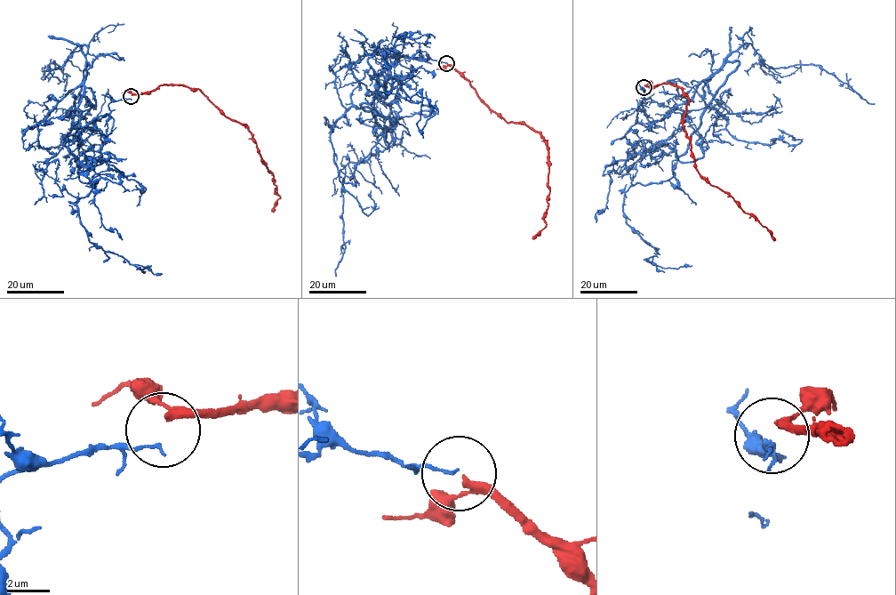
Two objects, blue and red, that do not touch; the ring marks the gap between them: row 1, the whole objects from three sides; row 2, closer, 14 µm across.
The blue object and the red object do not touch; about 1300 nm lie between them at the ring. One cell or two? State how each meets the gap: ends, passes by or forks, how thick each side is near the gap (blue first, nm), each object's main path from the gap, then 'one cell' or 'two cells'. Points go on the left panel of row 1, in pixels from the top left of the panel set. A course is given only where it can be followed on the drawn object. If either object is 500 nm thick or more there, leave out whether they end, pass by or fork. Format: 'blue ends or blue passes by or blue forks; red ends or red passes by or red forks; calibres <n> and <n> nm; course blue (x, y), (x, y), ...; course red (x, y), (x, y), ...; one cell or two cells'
blue ends; red passes by; calibres 140 and 260 nm; course blue (131, 99), (79, 139), (80, 115), (102, 162), (70, 202), (88, 240), (151, 265); course red (132, 95), (164, 84), (197, 88), (226, 116), (240, 122), (273, 173), (280, 197), (272, 212); two cells

